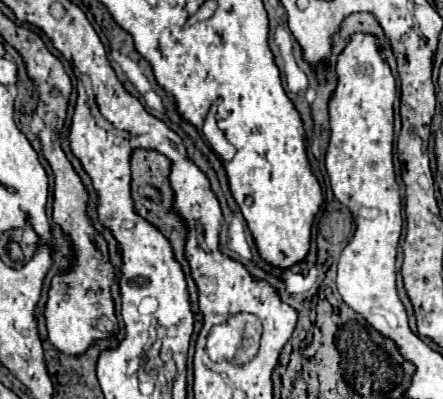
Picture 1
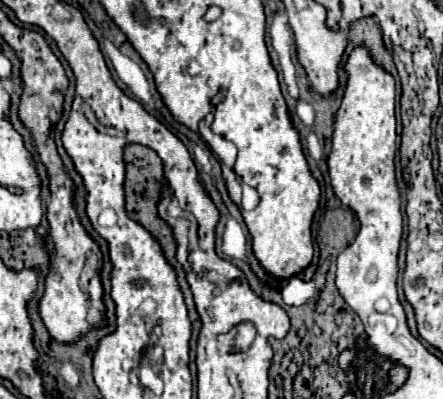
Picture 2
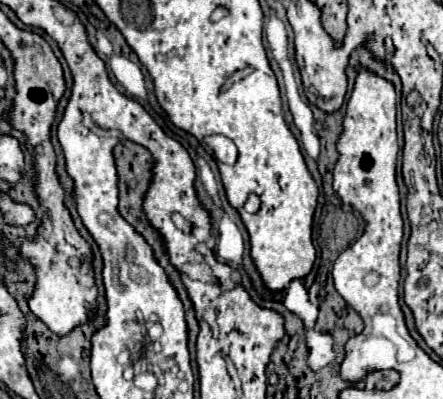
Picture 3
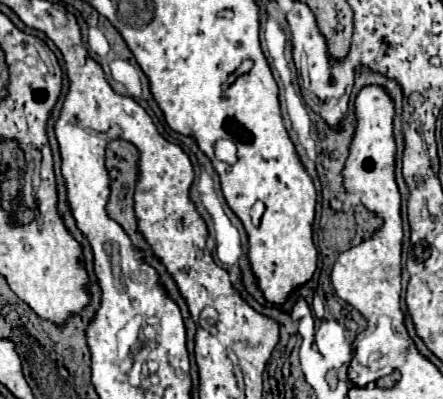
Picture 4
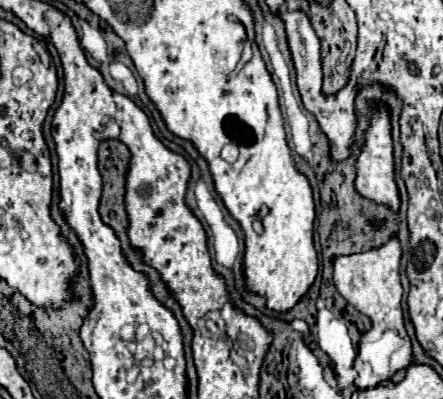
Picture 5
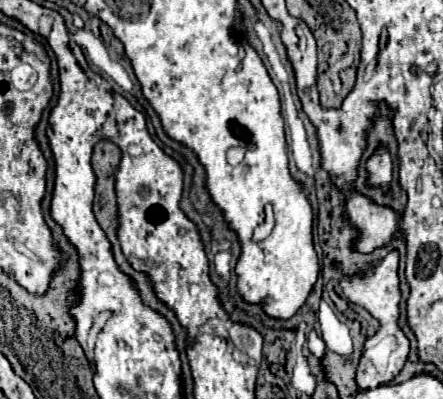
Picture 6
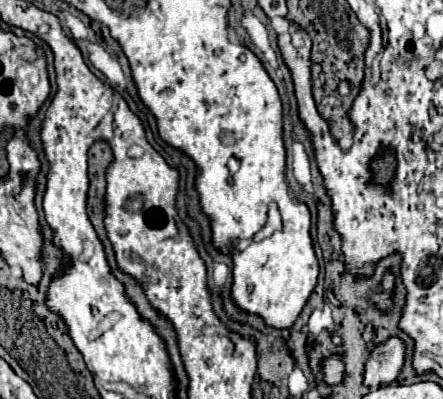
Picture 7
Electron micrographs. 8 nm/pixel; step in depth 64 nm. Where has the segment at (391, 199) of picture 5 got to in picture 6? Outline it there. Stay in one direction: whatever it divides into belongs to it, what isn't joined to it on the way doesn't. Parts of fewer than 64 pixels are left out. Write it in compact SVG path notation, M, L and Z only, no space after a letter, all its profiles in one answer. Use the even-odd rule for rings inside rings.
M380 148L368 160L368 172L370 172L370 184L380 184L382 188L388 188L388 182L392 180L392 160L388 150Z

